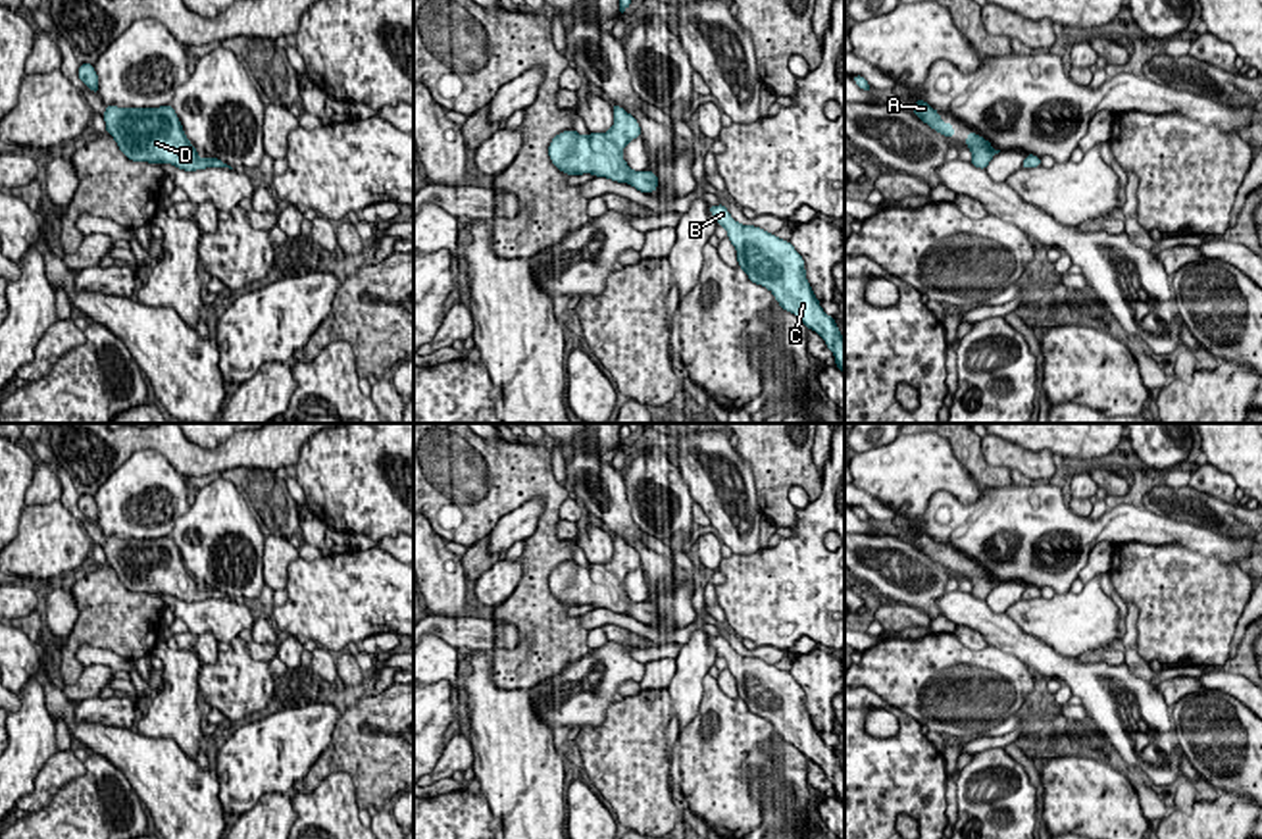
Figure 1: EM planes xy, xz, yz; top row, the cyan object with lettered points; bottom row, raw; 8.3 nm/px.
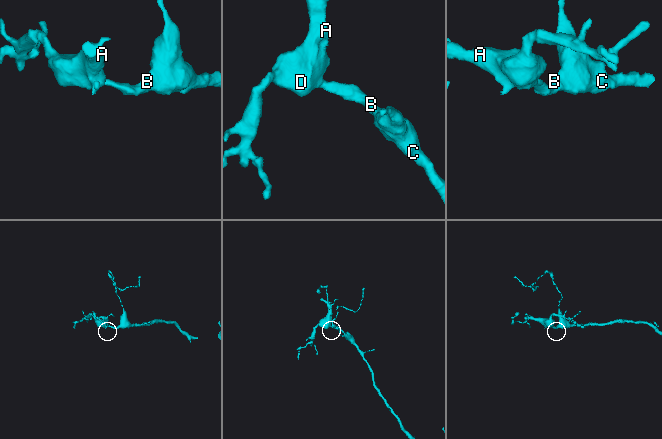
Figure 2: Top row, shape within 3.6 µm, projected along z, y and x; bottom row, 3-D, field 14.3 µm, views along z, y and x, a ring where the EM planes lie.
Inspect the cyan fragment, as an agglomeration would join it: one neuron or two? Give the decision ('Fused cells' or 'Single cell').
Single cell

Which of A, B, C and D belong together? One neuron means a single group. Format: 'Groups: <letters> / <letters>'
Groups: A B C D

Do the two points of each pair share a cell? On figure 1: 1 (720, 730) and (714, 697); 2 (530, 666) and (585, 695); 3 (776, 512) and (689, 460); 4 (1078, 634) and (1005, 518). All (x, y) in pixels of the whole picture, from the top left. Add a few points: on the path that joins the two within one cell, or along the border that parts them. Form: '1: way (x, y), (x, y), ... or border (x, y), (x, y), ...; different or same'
1: way (720, 722), (714, 705); same
2: border (587, 651), (528, 689); different
3: border (757, 501), (764, 514); different
4: border (1070, 591), (1057, 595); different

